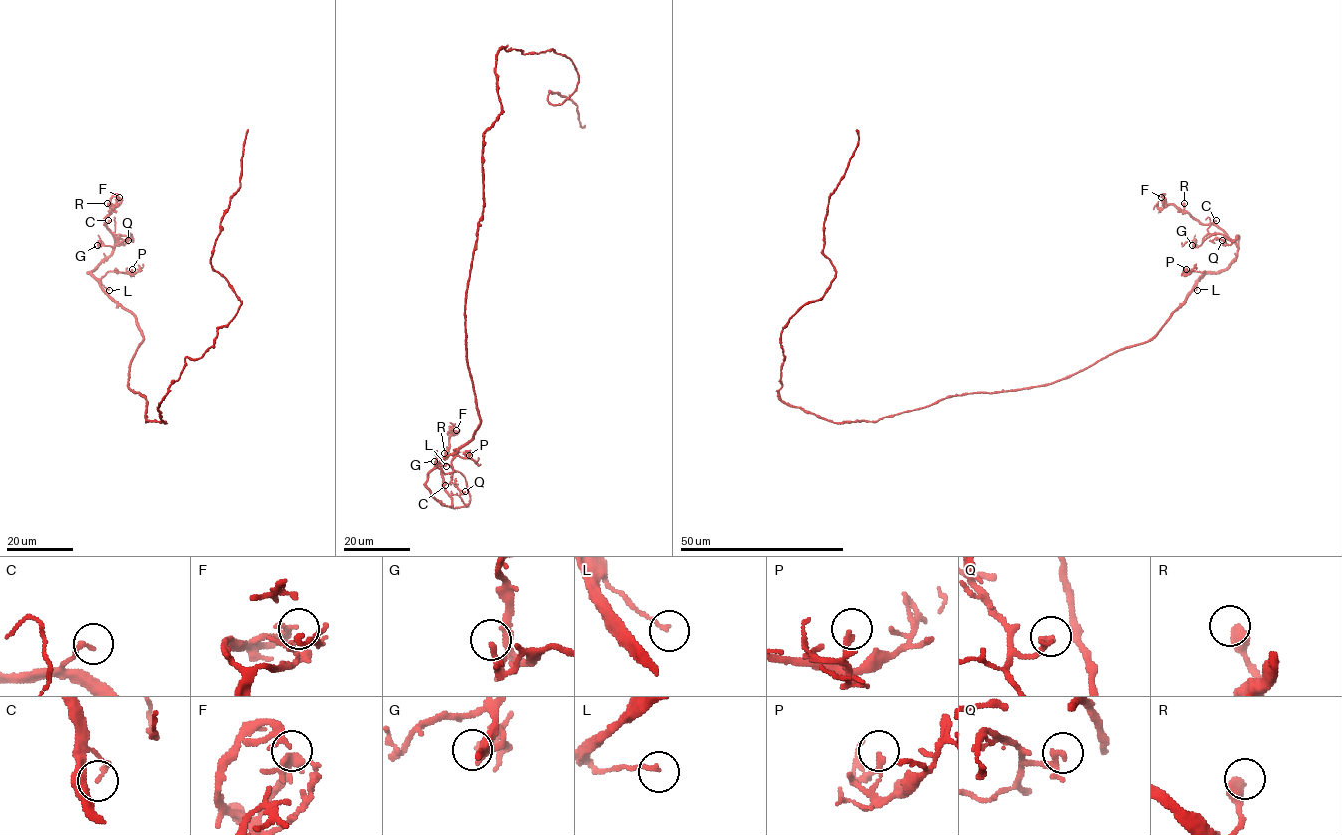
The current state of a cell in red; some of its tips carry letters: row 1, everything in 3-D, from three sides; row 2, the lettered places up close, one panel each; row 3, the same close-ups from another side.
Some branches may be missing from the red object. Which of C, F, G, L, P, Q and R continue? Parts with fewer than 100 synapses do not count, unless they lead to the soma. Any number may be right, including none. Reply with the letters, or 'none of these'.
none of these

